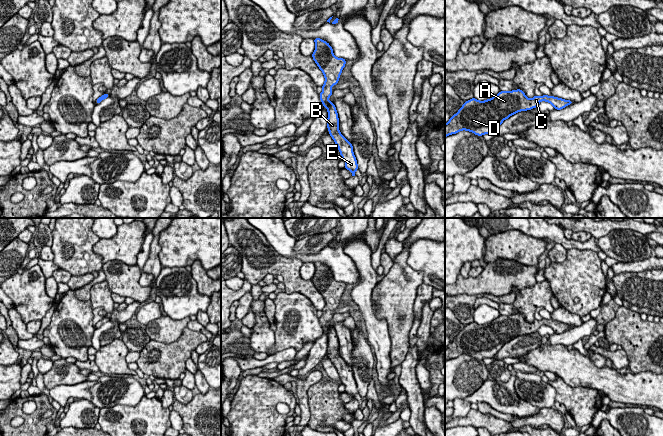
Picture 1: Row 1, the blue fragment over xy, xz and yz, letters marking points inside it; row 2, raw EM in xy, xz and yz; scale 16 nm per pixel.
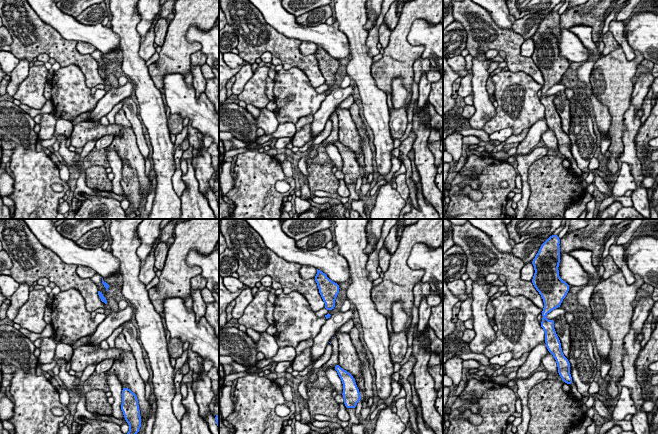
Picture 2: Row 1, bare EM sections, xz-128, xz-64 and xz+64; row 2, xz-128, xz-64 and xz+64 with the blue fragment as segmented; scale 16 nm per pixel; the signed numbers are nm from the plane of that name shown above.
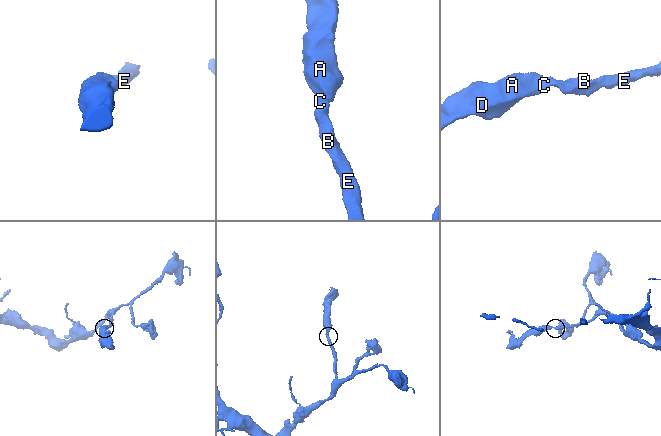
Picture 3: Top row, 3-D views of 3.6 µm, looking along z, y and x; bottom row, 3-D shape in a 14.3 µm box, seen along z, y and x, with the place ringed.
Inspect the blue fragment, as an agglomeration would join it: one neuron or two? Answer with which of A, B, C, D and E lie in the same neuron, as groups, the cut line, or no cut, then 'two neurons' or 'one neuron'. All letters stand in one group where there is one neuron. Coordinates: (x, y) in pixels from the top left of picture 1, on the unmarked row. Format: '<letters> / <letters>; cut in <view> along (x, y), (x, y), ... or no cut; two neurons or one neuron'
A B C D E; no cut; one neuron

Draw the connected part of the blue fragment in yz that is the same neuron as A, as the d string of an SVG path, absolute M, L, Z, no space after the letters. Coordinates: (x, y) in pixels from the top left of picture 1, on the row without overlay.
M523 314L500 315L490 323L479 325L472 322L464 326L458 336L445 348L445 361L462 354L478 360L493 358L505 343L520 336L538 331L541 325L549 326L554 333L561 334L573 325L542 319L529 323Z

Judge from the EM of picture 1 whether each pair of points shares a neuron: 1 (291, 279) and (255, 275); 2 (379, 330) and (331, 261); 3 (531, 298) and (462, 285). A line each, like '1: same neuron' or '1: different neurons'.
1: same neuron
2: different neurons
3: different neurons

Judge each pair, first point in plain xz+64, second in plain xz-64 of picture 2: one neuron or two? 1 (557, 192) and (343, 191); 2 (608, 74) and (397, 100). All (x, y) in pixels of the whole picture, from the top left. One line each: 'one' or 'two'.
1: two
2: two

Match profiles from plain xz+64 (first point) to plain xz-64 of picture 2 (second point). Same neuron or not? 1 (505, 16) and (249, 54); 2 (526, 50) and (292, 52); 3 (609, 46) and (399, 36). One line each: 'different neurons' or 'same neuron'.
1: different neurons
2: different neurons
3: different neurons

